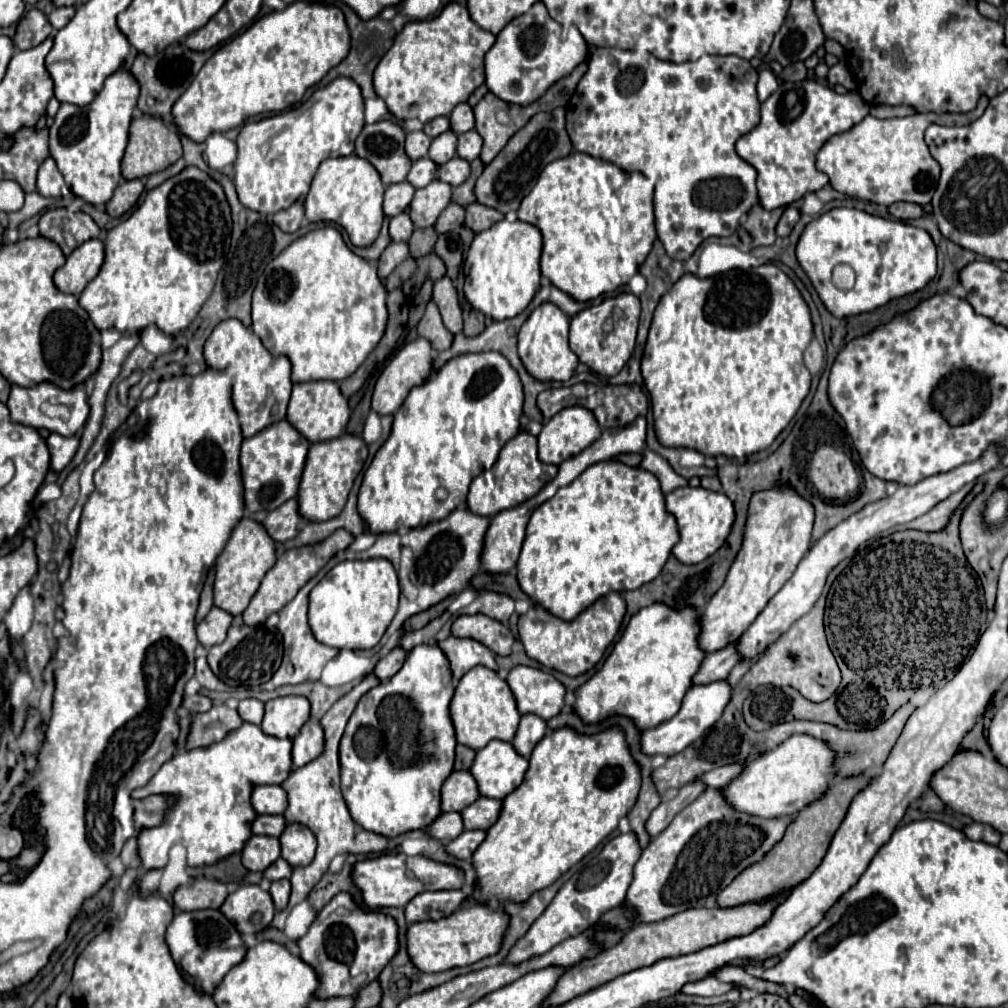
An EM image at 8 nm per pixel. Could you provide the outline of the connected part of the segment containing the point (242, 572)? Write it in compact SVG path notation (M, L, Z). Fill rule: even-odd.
M243 518L237 528L233 530L225 550L221 552L221 556L217 558L217 574L215 574L215 584L213 584L213 604L225 612L229 612L231 616L243 614L243 610L247 608L249 600L253 598L253 594L257 592L263 576L267 574L267 570L275 564L275 542L269 538L269 534L265 534L265 530L261 530L261 524L251 520L251 518Z

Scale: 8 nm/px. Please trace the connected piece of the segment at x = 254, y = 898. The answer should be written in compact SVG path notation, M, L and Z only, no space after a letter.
M255 884L237 886L219 908L241 934L257 934L269 926L275 914L273 900Z

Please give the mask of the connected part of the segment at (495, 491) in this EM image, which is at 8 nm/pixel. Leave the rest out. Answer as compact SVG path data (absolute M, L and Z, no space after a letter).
M521 430L515 438L511 438L501 448L501 454L499 454L497 462L493 464L493 468L479 474L471 482L469 496L467 496L467 506L475 514L491 518L491 516L499 514L501 510L515 508L515 506L523 504L525 500L533 498L547 482L551 482L555 478L555 474L557 474L555 464L543 464L537 458L537 438L531 432Z

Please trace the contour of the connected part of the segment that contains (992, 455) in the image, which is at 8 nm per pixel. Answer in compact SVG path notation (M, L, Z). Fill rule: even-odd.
M991 444L977 460L963 464L955 470L949 470L949 474L935 474L933 478L925 478L913 486L901 486L893 496L883 498L879 502L873 502L869 506L865 506L861 512L849 516L845 522L841 522L839 526L835 526L829 534L825 534L821 540L815 542L815 546L807 552L807 556L799 562L795 574L787 580L787 584L767 602L767 606L763 608L763 612L757 616L757 620L747 628L747 632L741 634L741 638L737 640L737 654L741 656L741 660L751 660L753 656L761 654L767 646L771 646L785 630L789 630L789 626L801 618L803 614L807 614L813 608L813 602L817 602L817 598L821 596L821 590L825 586L825 580L829 576L829 572L847 556L851 556L863 542L867 542L869 538L897 526L897 524L905 524L911 522L923 514L927 514L935 504L939 504L941 500L949 498L951 494L959 492L965 484L977 480L979 476L995 470L1001 460L1003 460L1003 446L999 444Z

